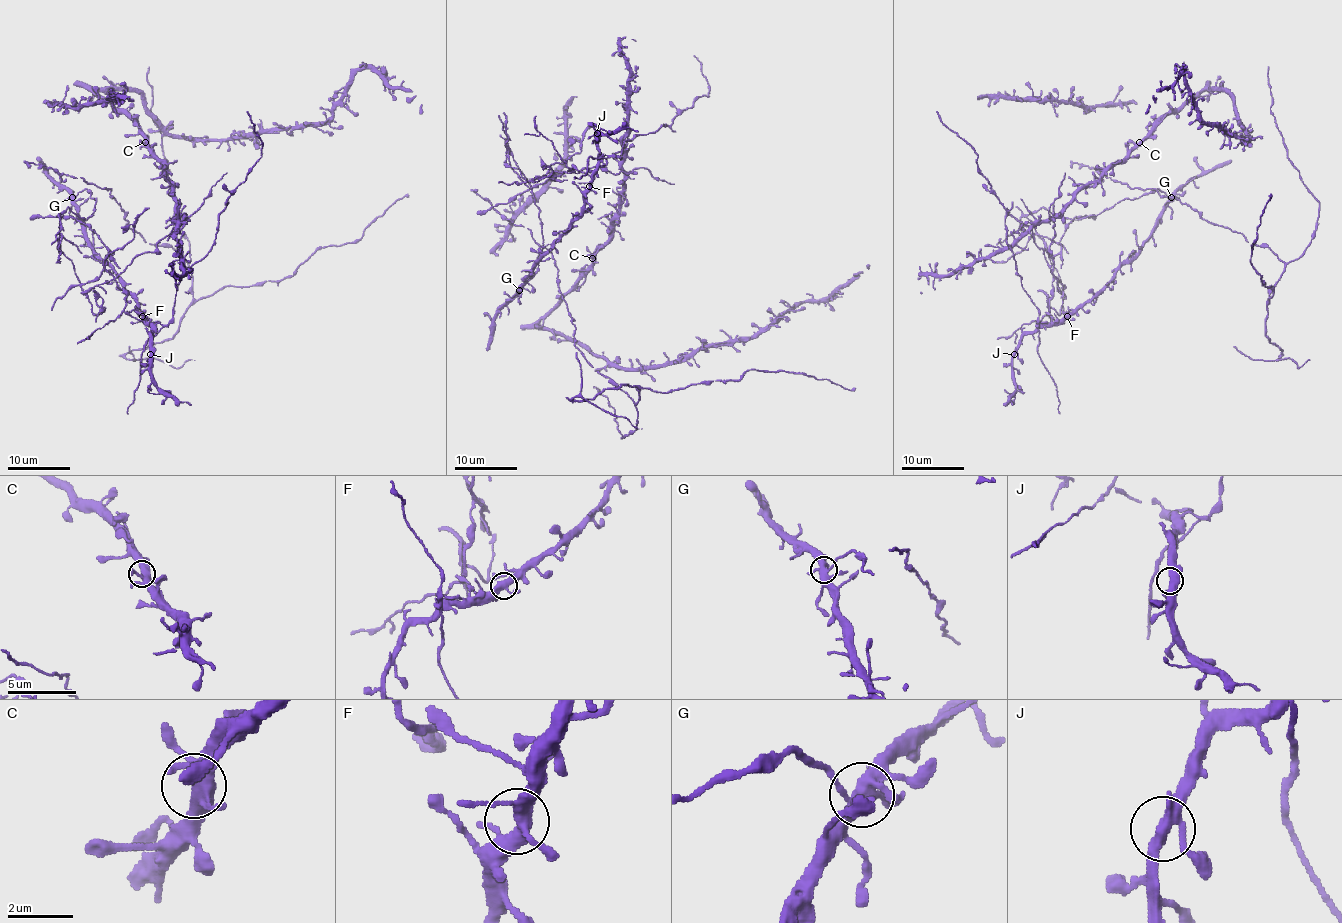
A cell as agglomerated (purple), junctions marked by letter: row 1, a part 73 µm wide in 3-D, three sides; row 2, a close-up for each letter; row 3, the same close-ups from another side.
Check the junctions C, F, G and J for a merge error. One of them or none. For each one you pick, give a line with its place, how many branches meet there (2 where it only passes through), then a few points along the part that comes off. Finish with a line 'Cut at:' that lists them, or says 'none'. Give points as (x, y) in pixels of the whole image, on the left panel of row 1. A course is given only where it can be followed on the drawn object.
G: place (72, 197); branches 7; course (73, 197), (87, 189), (96, 199), (84, 222), (117, 277), (227, 172)
Cut at: G

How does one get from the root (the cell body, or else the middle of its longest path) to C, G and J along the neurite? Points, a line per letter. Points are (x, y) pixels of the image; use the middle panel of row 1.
C: (601, 169), (612, 173), (630, 173), (625, 180), (620, 214), (614, 221), (612, 236), (592, 258)
G: (601, 169), (584, 167), (576, 173), (553, 169), (554, 180), (531, 189), (543, 249), (537, 272), (520, 290)
J: (601, 169), (562, 172), (576, 167), (587, 173), (597, 167), (597, 133)

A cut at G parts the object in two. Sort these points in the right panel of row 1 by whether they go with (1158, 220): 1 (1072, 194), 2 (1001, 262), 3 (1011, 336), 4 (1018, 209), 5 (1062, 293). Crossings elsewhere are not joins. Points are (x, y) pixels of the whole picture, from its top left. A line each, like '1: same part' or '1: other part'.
1: same part
2: other part
3: other part
4: other part
5: other part

